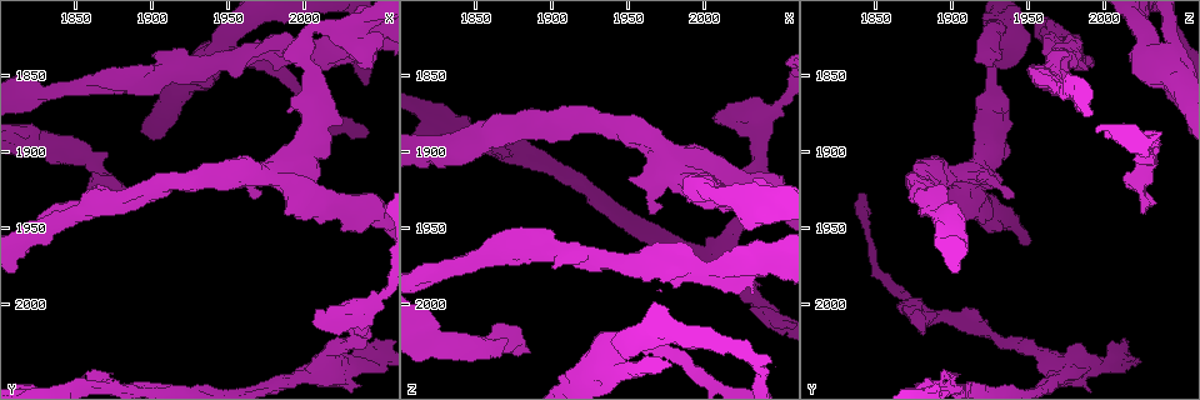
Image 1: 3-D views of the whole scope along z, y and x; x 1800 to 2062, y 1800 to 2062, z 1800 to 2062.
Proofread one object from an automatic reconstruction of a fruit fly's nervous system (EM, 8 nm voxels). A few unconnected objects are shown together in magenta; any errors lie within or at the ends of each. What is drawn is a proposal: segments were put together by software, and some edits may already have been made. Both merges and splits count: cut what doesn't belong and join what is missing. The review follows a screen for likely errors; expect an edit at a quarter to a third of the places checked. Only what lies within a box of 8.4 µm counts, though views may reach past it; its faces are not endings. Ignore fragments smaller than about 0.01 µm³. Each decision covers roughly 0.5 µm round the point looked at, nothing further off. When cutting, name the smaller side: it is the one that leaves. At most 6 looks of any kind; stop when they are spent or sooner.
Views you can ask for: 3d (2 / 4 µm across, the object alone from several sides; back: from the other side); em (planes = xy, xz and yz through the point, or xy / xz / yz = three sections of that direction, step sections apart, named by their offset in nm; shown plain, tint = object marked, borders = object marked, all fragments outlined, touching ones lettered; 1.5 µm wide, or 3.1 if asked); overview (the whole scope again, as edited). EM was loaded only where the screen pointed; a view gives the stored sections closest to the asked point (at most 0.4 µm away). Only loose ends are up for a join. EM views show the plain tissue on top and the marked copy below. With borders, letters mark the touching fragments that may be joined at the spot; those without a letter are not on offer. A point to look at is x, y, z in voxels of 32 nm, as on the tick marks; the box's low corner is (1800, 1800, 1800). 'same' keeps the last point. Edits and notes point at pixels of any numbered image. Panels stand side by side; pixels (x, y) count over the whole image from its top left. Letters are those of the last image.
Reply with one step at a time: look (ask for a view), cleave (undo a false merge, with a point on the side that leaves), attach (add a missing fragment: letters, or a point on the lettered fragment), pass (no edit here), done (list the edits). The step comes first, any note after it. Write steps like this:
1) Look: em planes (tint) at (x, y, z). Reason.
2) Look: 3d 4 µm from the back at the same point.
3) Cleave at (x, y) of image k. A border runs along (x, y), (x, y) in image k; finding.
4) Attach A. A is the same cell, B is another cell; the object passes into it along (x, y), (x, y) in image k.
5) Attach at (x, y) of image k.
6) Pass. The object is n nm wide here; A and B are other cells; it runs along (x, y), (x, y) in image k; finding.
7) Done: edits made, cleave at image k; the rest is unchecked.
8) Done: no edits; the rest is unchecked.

Look: em xz step 4 (borders) at (2002, 1832, 1924). Sharp bend.

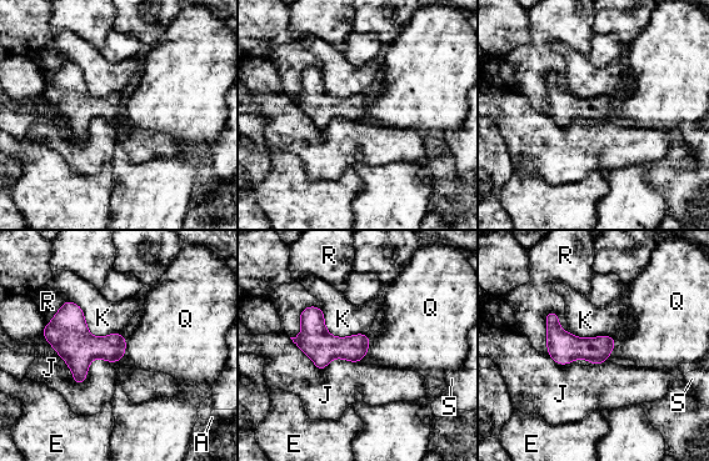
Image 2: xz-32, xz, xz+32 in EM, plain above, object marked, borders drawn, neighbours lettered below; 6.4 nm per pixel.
Pass. A, E, J, K, Q, R and S are other cells; a border runs along (126, 339), (124, 355), (116, 361) in image 2; one neuron here.

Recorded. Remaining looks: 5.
Look: 3d 2 µm at (1964, 1930, 1938). An open end.

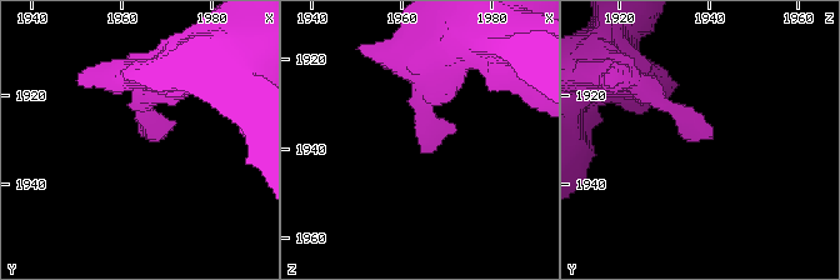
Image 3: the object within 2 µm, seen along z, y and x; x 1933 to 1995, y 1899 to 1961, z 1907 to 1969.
Look: em planes (tint) at (1964, 1929, 1938). Now the EM.

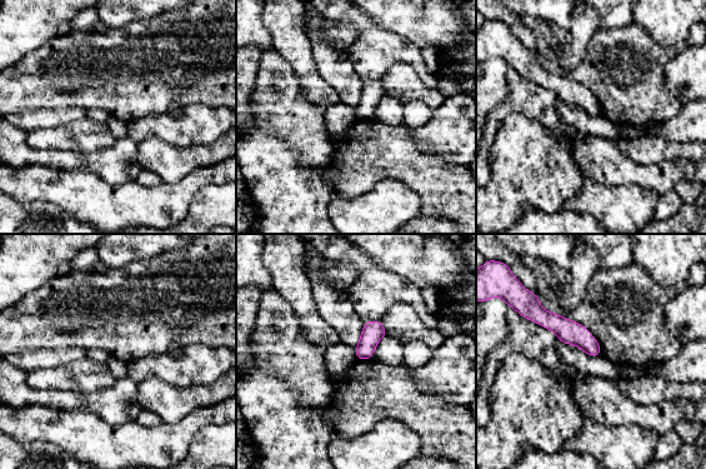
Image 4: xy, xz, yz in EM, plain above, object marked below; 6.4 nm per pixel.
Look: em planes (borders) at the same point.

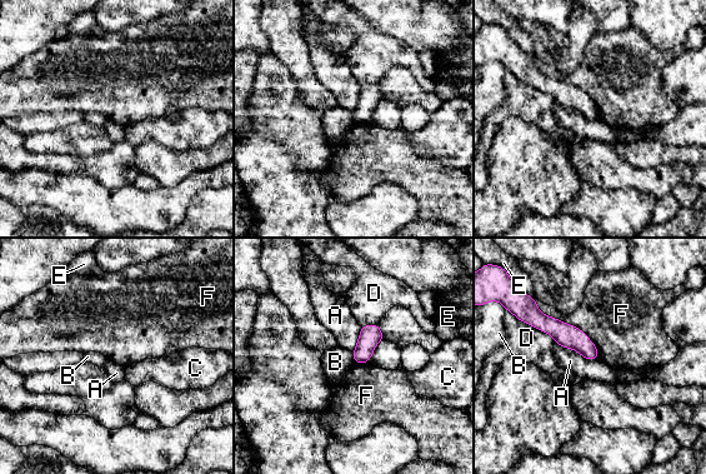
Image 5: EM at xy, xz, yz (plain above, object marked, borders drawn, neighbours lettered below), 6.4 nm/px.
Pass. A, B, C, D, E and F are other cells; it runs along (522, 315), (572, 337), (595, 354) in image 5; none of them fits.

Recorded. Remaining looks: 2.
Look: em yz step 8 (tint) at (1884, 1930, 1884). Thick turns thin.

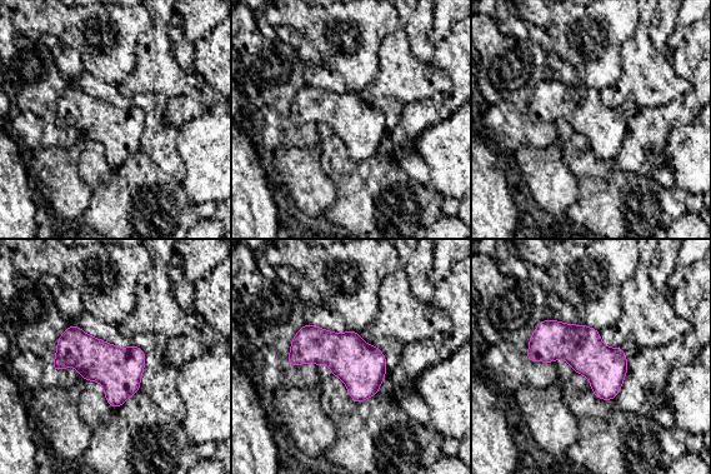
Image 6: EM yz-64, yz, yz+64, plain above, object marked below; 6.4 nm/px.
Look: em planes (borders) at the same point. Cut it another way.

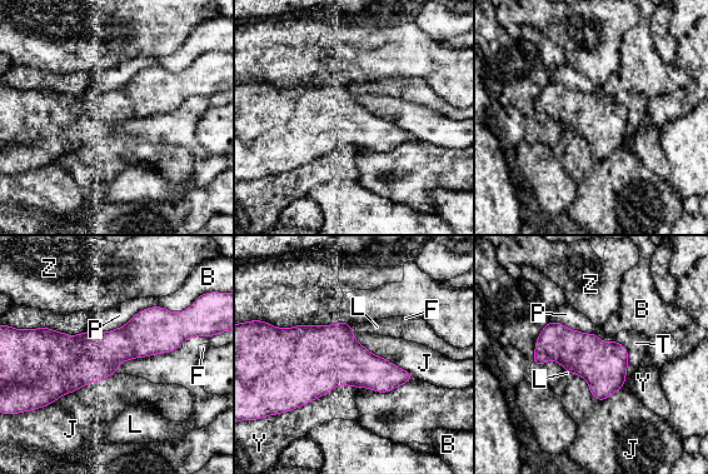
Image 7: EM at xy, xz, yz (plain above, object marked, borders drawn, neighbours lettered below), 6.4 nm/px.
Pass. The longest contact is with L, 550 nm; B, F, J, L, P, T, Y and Z are other cells; all the same neuron.

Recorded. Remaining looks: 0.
Done: no edits; the rest is unchecked.

